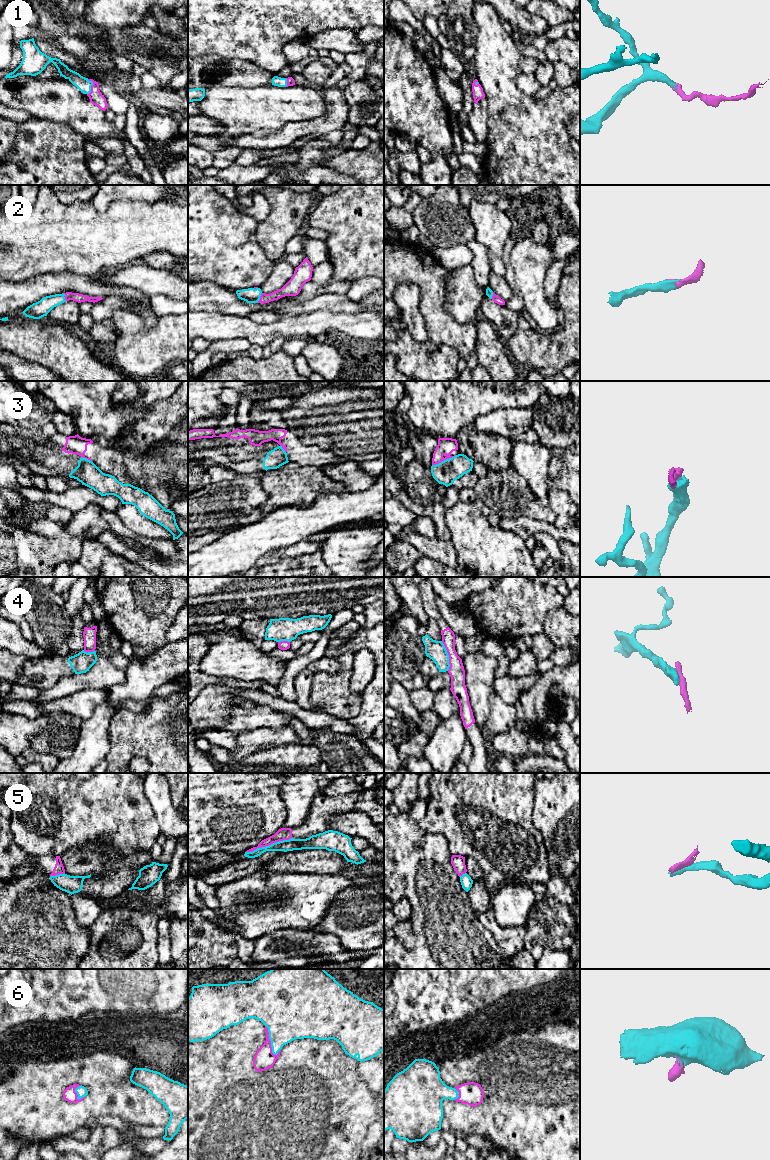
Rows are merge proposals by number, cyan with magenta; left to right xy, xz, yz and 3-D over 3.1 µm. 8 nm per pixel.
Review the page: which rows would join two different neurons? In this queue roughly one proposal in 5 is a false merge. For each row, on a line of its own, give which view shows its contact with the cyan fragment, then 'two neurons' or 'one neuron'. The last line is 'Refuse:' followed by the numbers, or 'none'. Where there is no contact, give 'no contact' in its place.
1: contact in xy; one neuron
2: contact in xy; one neuron
3: contact in yz; two neurons
4: contact in yz; two neurons
5: contact in xz; two neurons
6: contact in xz; one neuron
Refuse: 3, 4, 5

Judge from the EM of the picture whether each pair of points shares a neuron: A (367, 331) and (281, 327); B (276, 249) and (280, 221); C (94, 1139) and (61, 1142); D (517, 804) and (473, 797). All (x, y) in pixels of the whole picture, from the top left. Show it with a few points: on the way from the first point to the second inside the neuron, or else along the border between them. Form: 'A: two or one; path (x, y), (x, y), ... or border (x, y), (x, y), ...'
A: one; path (346, 323), (316, 323), (302, 326)
B: one; path (276, 242), (277, 228)
C: one; path (86, 1144), (69, 1144)
D: one; path (506, 804), (486, 804), (484, 802)

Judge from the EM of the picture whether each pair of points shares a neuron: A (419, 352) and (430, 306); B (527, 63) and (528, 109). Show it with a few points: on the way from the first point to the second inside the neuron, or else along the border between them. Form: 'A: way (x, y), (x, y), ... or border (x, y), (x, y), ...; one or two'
A: border (429, 339), (435, 343), (444, 343), (452, 346); two
B: border (521, 55), (519, 60), (520, 71); two

